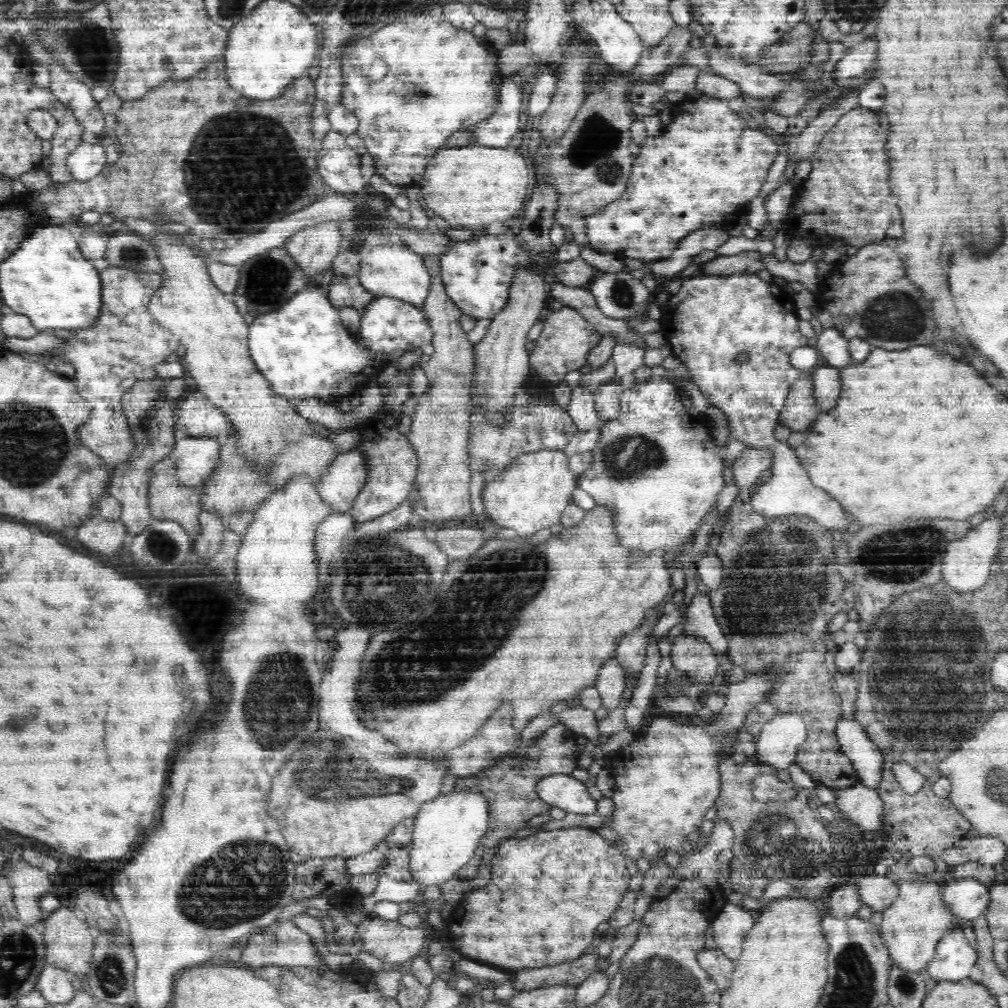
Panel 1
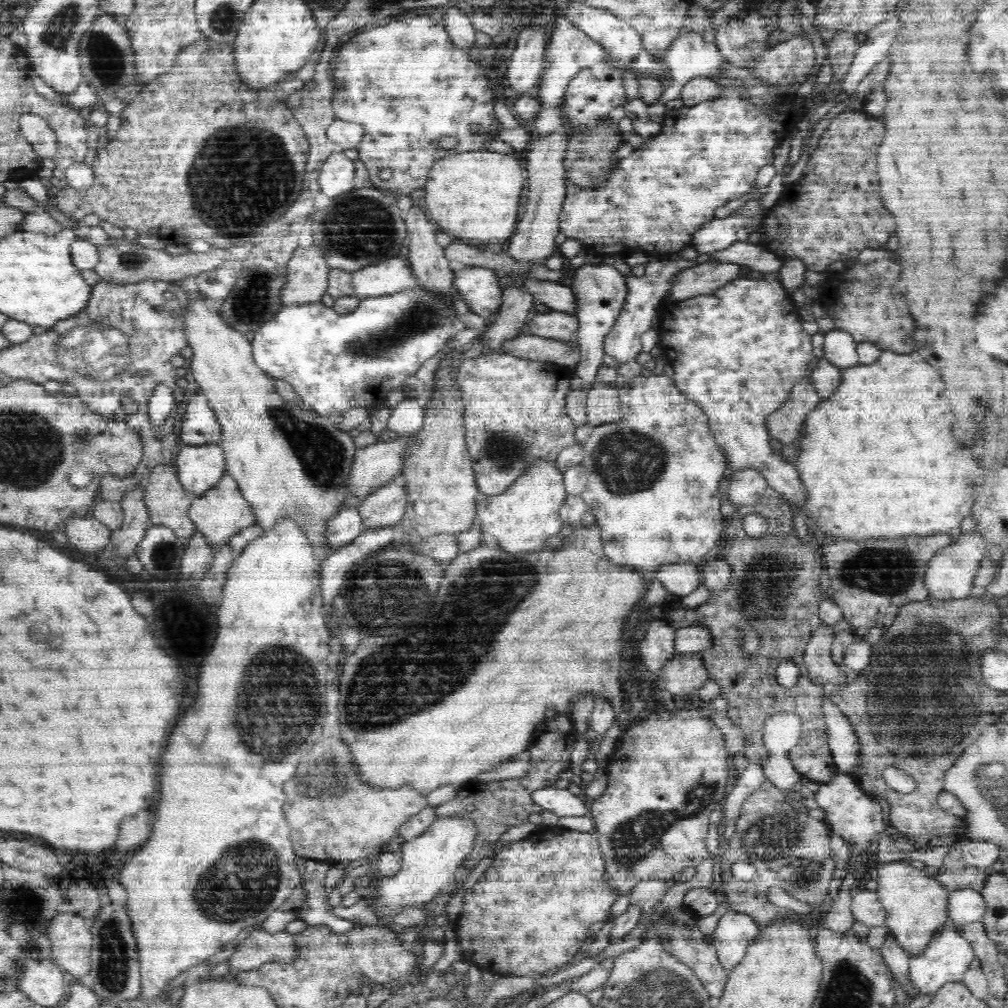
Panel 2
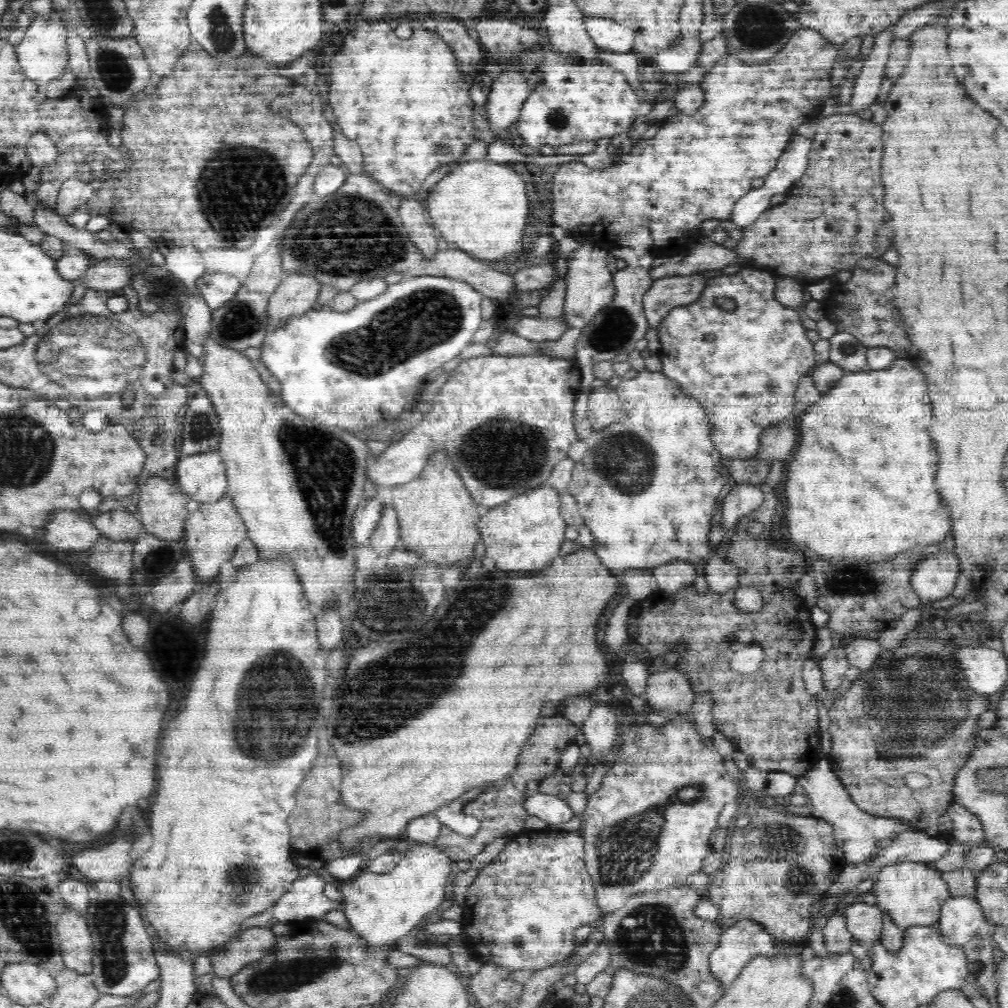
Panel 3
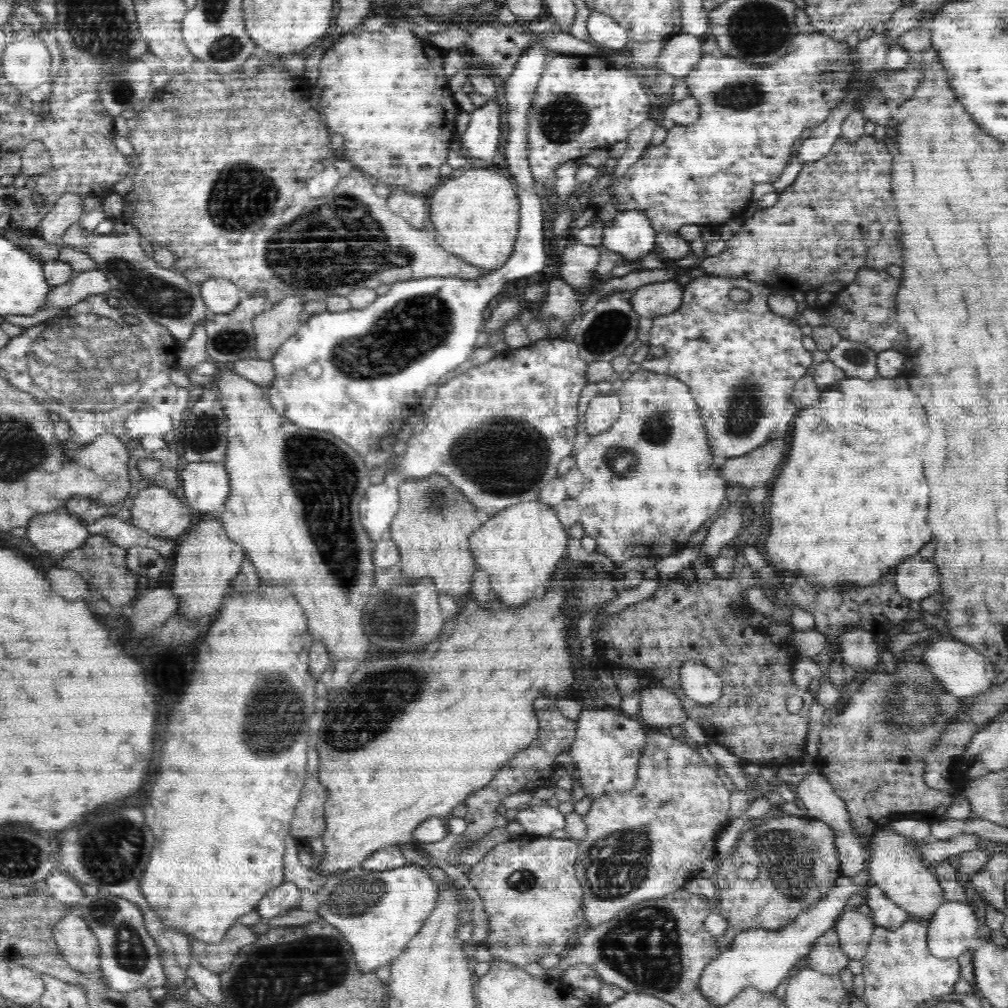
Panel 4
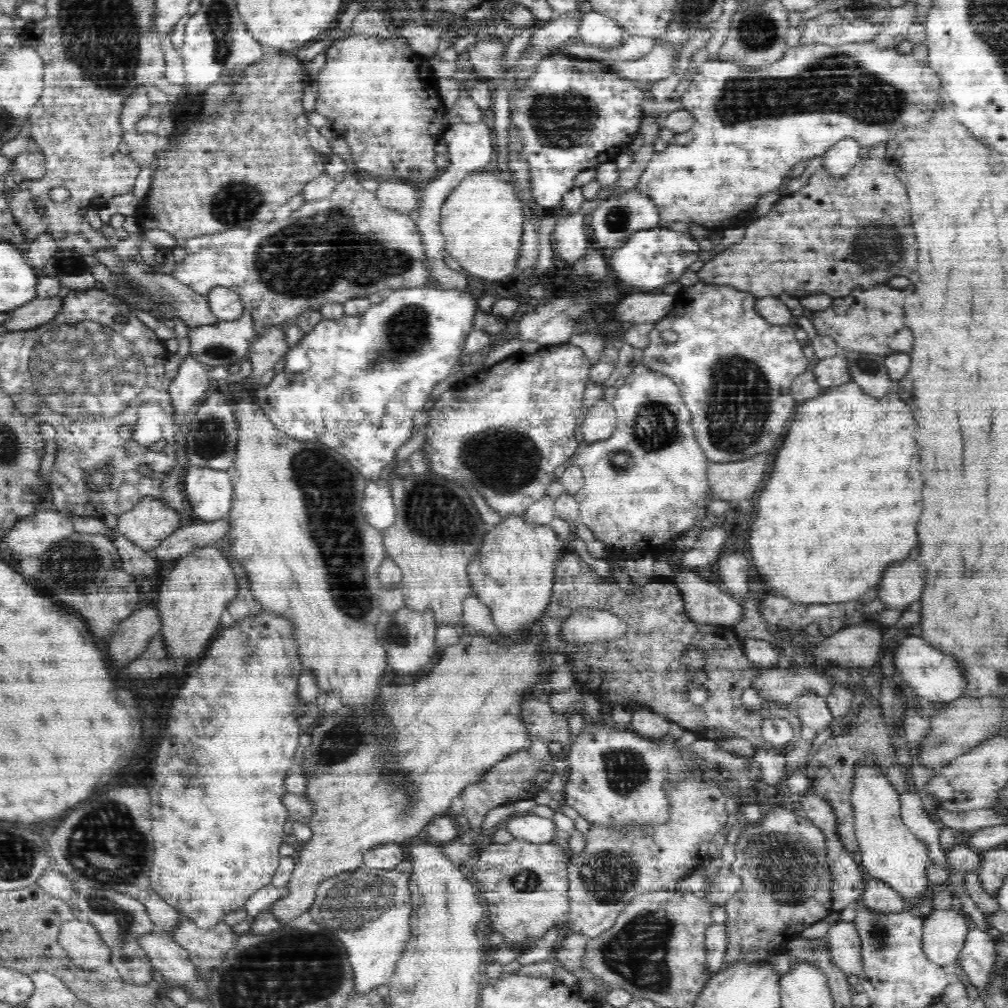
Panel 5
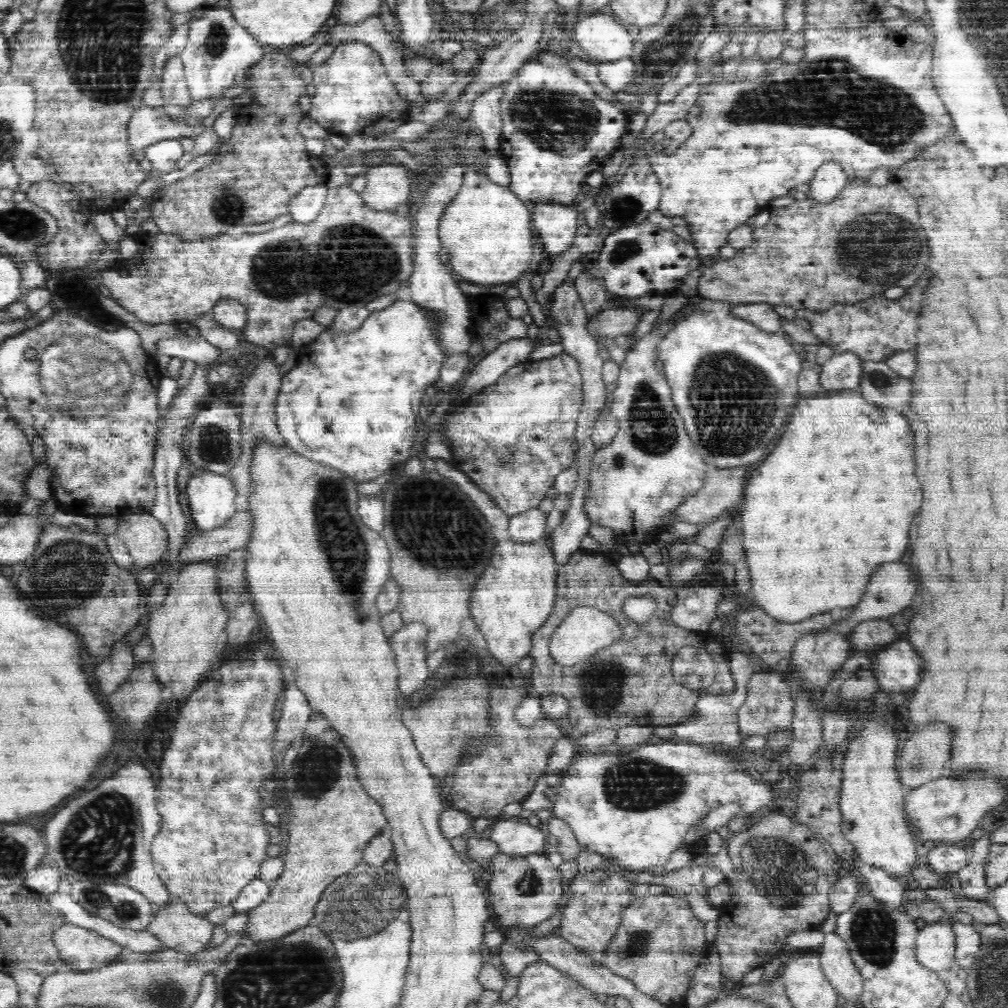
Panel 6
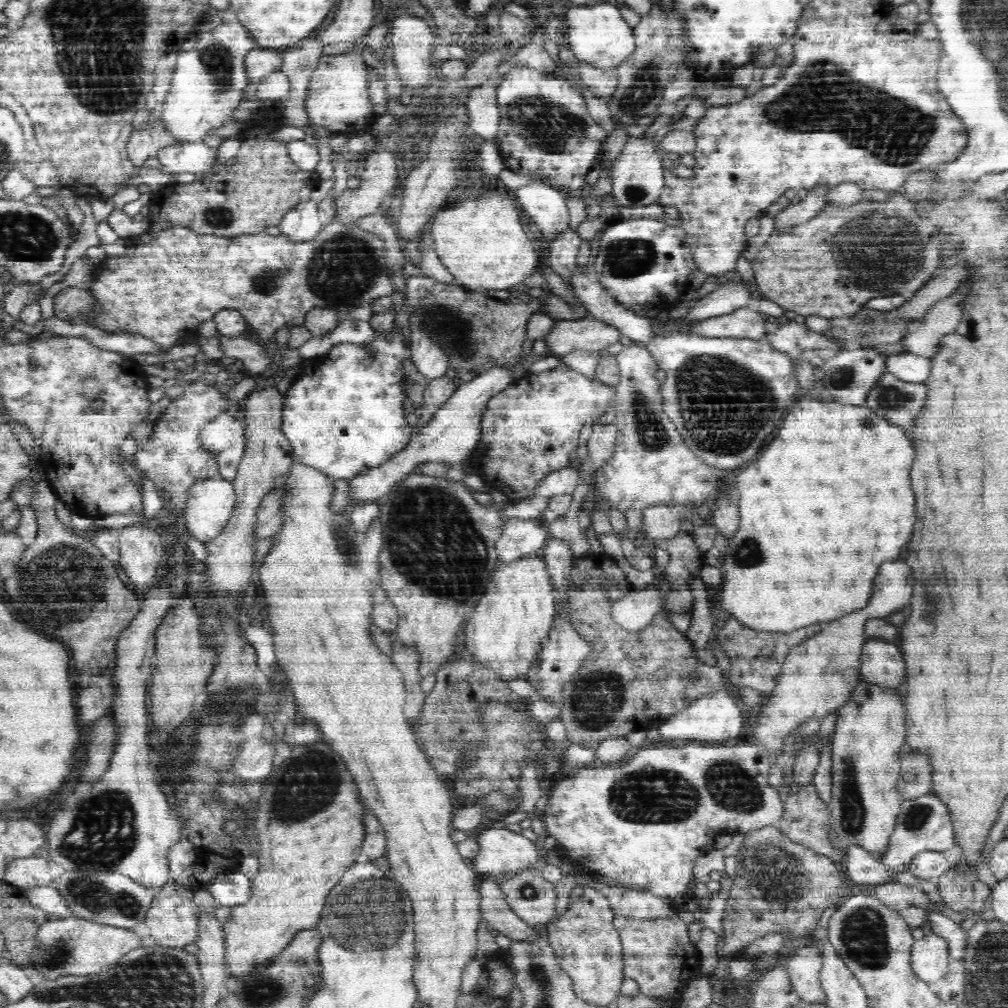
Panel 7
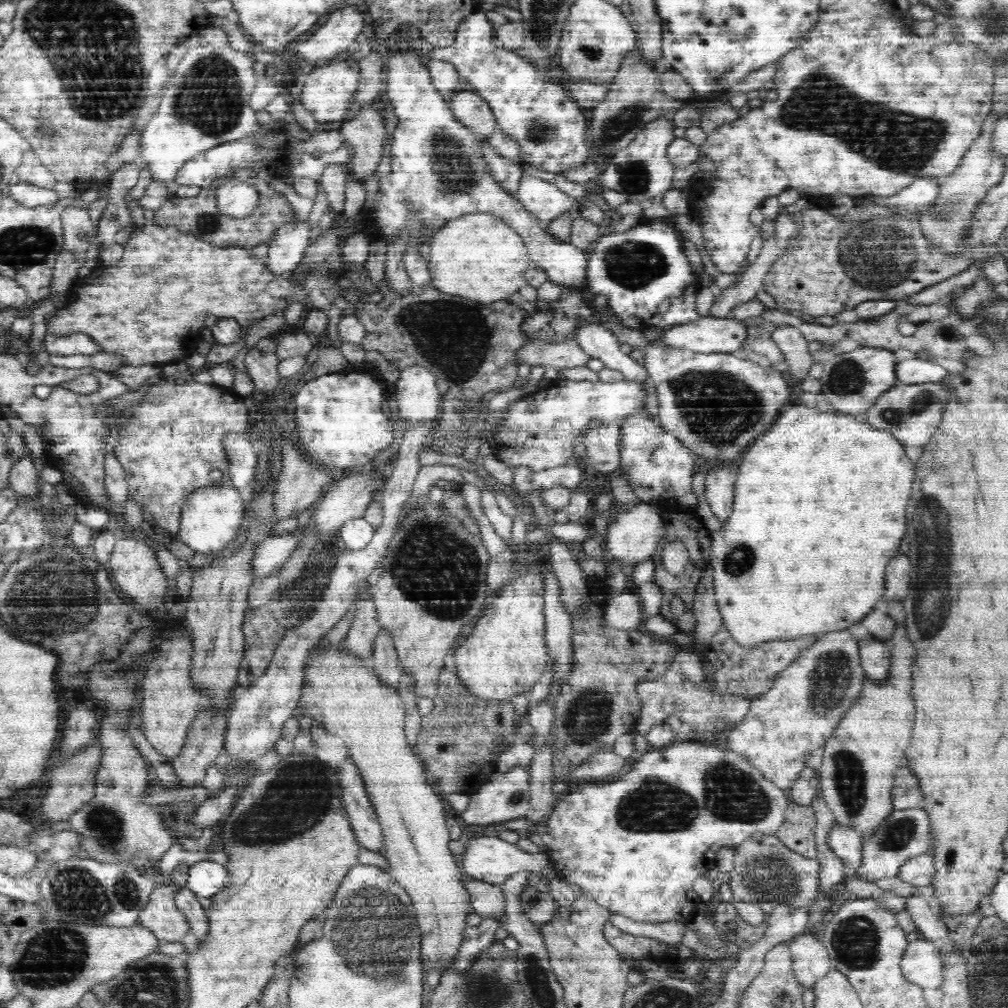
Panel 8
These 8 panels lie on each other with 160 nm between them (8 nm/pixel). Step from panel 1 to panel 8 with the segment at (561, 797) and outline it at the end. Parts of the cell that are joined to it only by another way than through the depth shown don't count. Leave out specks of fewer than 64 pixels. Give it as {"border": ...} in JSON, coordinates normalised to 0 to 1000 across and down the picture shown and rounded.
{"border":[[[477,828],[476,830],[465,833],[461,844],[456,849],[458,850],[459,867],[462,867],[464,872],[468,871],[490,878],[497,878],[510,866],[524,864],[532,868],[538,862],[547,860],[545,850],[542,846],[538,846],[537,844],[532,847],[524,846],[513,840],[512,837],[504,836],[495,829],[482,830],[482,828]]]}

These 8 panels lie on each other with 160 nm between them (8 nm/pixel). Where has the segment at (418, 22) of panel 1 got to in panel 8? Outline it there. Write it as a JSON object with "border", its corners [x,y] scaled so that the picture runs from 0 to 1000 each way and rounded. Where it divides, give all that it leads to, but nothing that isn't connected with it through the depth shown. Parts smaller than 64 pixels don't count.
{"border":[[[345,58],[343,62],[313,67],[303,75],[302,87],[300,87],[300,92],[296,96],[300,105],[310,112],[315,123],[337,121],[341,117],[345,103],[351,95],[351,89],[357,81],[357,68],[356,63]]]}

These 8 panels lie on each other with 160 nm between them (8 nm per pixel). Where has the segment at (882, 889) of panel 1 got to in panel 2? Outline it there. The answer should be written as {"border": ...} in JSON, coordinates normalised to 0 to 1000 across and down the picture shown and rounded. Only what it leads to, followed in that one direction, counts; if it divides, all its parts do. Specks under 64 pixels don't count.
{"border":[[[856,879],[846,888],[844,906],[849,915],[855,915],[861,920],[878,919],[879,904],[869,884],[861,884]]]}

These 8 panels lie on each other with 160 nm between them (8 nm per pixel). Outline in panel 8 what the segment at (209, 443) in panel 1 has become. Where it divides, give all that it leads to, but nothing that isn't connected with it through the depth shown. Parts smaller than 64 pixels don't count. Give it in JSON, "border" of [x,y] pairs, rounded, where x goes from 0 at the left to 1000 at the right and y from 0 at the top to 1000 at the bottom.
{"border":[[[206,480],[187,491],[181,503],[177,536],[187,541],[193,549],[212,551],[220,547],[239,526],[242,514],[242,496],[230,480],[211,482]]]}

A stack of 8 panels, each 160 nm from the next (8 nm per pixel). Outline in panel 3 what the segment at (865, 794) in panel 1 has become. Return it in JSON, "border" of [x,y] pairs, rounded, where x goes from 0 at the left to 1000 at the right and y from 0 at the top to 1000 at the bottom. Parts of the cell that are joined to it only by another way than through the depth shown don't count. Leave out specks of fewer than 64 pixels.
{"border":[[[817,750],[802,768],[791,771],[792,782],[804,792],[807,811],[815,812],[826,819],[829,839],[836,847],[839,858],[859,855],[869,847],[872,836],[880,834],[893,825],[905,825],[900,815],[888,814],[888,812],[867,811],[857,806],[841,788],[831,770],[828,770],[822,753]]]}

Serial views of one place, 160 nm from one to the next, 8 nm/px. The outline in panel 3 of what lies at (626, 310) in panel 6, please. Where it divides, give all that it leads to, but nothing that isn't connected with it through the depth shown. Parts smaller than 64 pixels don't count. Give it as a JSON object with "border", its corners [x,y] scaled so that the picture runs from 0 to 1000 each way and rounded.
{"border":[[[687,271],[683,275],[663,274],[650,278],[638,296],[640,314],[646,325],[651,325],[671,304],[689,299],[703,278],[693,271]]]}

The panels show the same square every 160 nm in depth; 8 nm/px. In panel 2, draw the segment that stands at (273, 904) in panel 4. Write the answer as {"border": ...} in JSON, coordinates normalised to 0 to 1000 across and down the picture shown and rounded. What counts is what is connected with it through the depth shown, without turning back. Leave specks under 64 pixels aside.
{"border":[[[304,852],[303,866],[299,869],[299,880],[304,885],[304,893],[295,904],[295,911],[304,915],[306,920],[325,918],[331,926],[349,923],[354,917],[347,913],[336,911],[329,905],[330,899],[325,897],[323,888],[323,865],[330,856],[315,852]]]}

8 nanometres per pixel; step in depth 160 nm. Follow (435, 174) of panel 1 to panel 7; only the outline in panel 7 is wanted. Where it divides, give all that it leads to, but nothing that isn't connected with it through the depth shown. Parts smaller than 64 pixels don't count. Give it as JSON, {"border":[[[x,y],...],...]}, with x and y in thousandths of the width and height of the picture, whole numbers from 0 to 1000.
{"border":[[[480,188],[456,200],[435,208],[426,221],[431,248],[451,276],[451,282],[468,289],[500,288],[511,285],[526,274],[536,254],[521,226],[520,211],[507,192]]]}

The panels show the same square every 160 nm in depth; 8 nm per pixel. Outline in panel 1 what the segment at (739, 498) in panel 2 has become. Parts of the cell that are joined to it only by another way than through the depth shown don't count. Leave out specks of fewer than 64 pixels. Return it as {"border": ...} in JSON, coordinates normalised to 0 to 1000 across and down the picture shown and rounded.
{"border":[[[739,444],[726,461],[727,475],[733,486],[748,484],[756,468],[763,466],[765,456],[761,444]]]}

